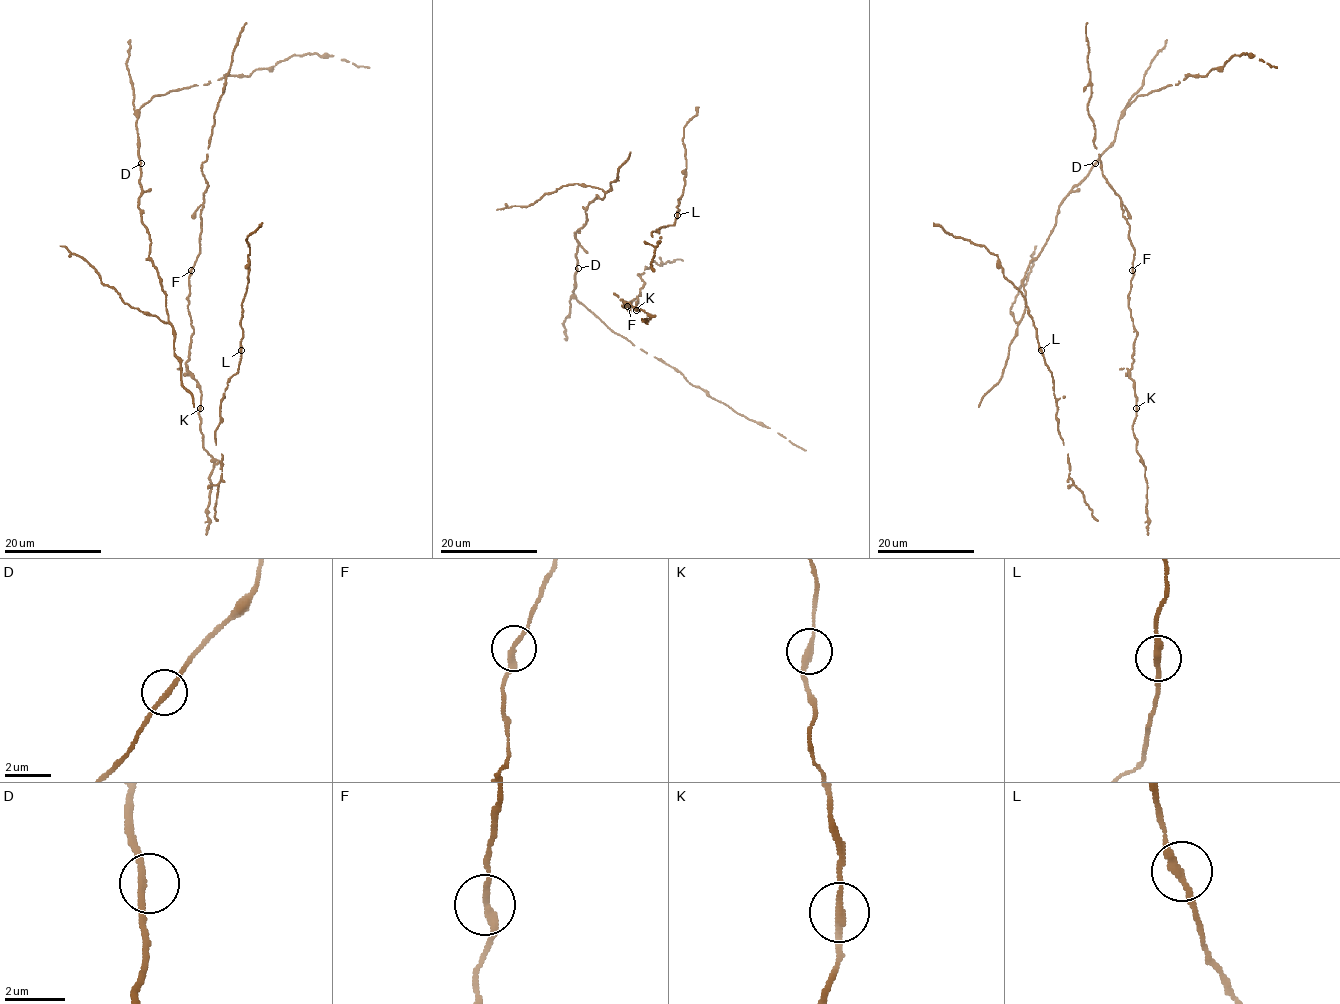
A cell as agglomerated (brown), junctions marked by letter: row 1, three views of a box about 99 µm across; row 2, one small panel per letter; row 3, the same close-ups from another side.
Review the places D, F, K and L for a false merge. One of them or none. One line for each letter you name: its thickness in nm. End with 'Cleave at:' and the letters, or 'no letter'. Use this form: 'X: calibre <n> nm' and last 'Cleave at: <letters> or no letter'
Cleave at: no letter

